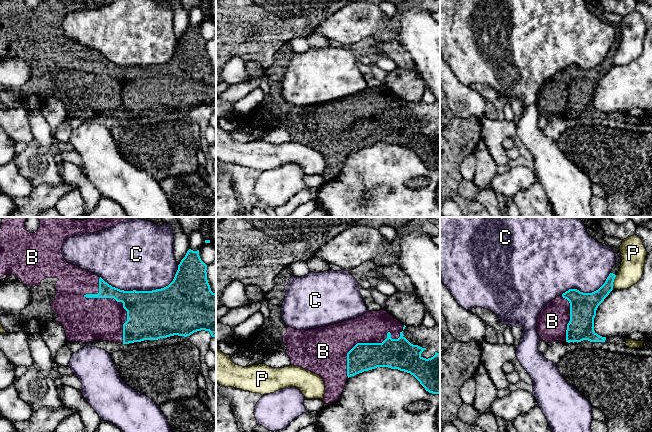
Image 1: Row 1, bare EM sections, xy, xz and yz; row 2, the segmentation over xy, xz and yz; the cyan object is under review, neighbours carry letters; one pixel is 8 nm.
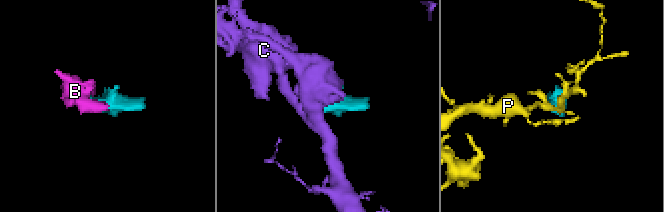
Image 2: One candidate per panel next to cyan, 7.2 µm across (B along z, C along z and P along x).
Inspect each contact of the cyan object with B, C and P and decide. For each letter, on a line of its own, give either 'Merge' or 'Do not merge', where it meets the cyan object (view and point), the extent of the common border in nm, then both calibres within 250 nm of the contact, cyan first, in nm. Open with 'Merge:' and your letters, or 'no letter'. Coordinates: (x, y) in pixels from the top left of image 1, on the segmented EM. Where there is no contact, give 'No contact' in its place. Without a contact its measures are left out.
Merge: B
B: Merge. Touches cyan at xy (109, 297). Shared border 550 nm. Thickness 220 nm (cyan) against 360 nm
C: Do not merge. Touches cyan at xy (143, 291). Shared border 650 nm. Thickness 400 nm (cyan) against 500 nm
P: Do not merge. Touches cyan at yz (613, 281). Shared border 120 nm. Thickness 140 nm (cyan) against 190 nm

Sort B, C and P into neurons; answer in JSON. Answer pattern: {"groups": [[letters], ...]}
{"groups": [["B"], ["C"], ["P"]]}

